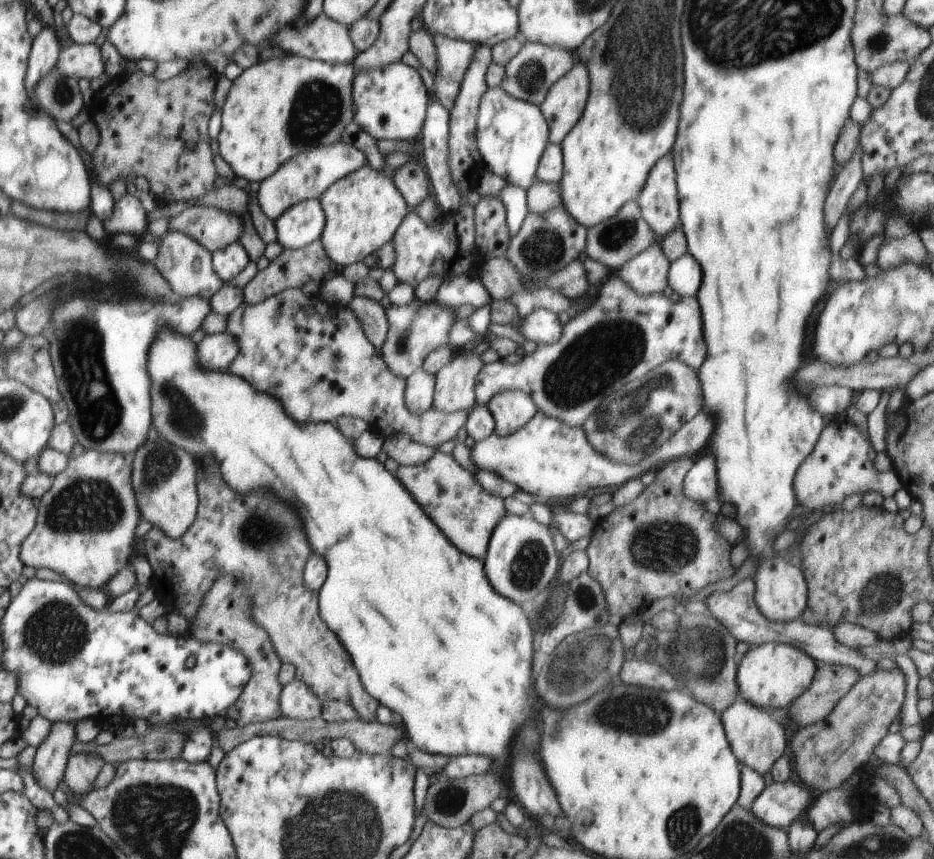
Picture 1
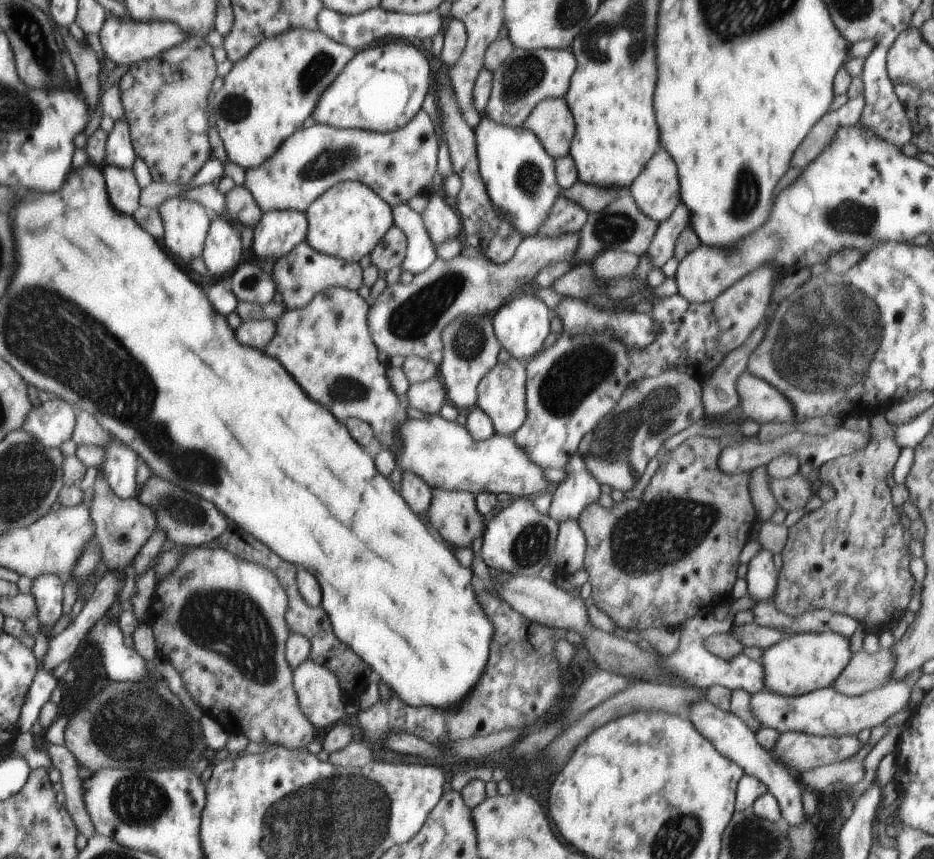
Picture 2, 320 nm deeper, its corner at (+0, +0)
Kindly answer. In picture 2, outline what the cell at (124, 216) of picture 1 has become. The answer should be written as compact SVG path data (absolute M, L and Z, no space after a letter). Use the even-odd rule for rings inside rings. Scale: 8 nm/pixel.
M125 118L114 123L112 131L107 136L105 153L104 163L132 169L137 154L134 152L129 124Z

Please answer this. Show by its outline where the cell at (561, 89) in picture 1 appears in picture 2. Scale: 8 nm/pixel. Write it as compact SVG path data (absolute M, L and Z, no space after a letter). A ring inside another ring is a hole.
M564 98L544 99L523 122L522 128L532 131L553 159L569 154L575 120Z

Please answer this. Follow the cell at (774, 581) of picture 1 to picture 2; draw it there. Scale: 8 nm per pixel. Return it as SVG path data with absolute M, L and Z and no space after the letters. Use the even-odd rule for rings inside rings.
M760 549L748 563L746 572L747 593L758 603L768 601L774 589L777 588L779 575L772 561L773 554L766 549Z

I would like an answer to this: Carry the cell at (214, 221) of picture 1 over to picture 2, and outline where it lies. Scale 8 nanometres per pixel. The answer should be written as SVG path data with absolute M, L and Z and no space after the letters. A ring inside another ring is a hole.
M234 186L226 195L227 215L245 226L252 227L262 218L264 211L244 186Z

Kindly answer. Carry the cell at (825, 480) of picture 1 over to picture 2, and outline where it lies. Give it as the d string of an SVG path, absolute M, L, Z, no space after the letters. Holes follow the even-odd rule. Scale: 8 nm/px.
M799 472L790 478L770 478L769 489L773 494L777 506L791 512L798 508L804 508L811 498L817 494L817 488L811 487L810 477L800 477ZM811 496L811 497L810 497Z

